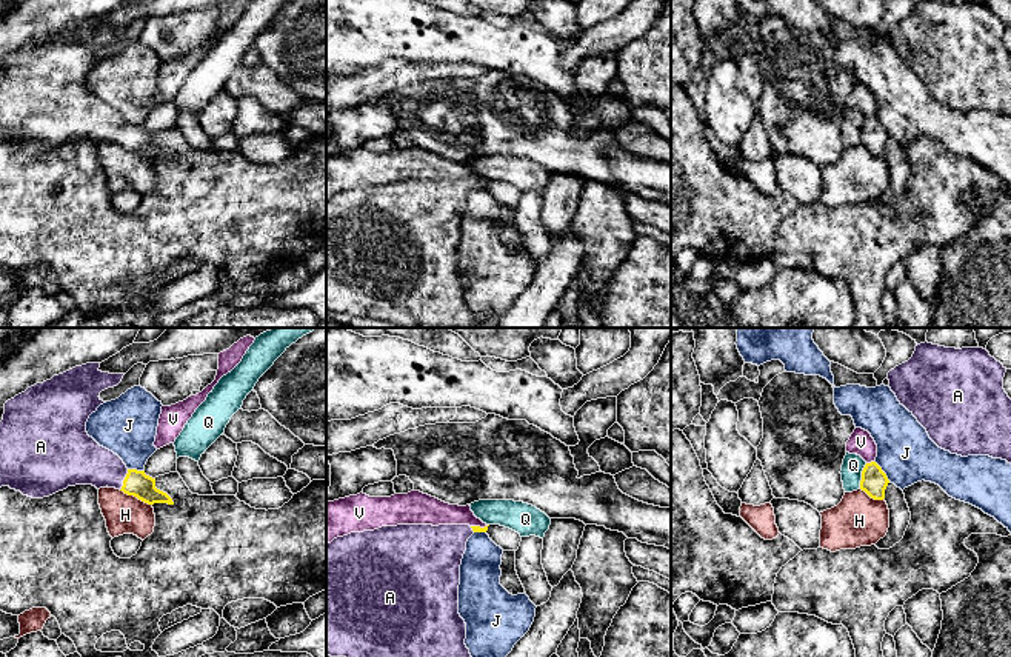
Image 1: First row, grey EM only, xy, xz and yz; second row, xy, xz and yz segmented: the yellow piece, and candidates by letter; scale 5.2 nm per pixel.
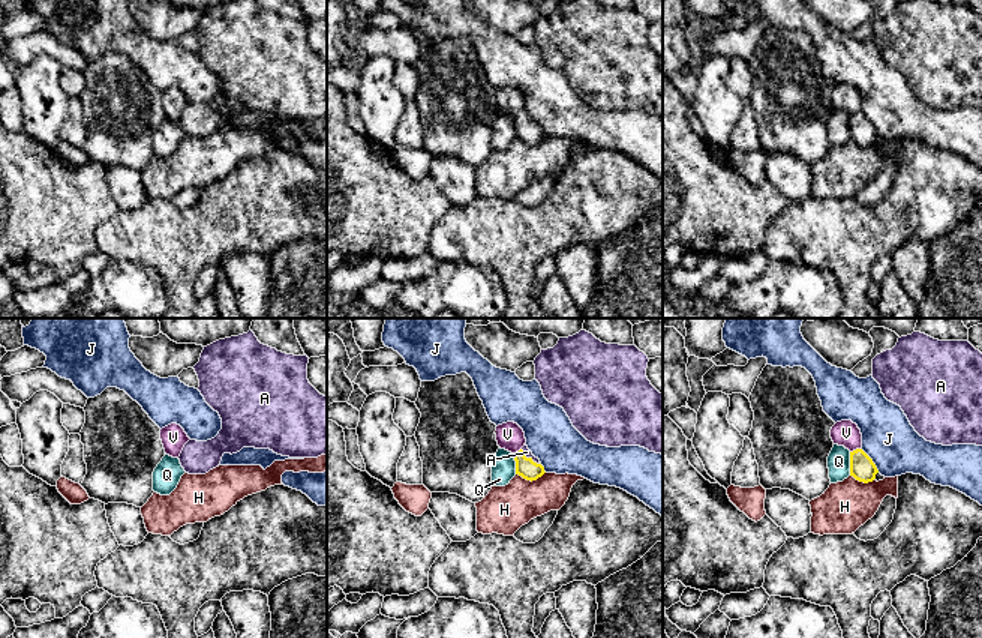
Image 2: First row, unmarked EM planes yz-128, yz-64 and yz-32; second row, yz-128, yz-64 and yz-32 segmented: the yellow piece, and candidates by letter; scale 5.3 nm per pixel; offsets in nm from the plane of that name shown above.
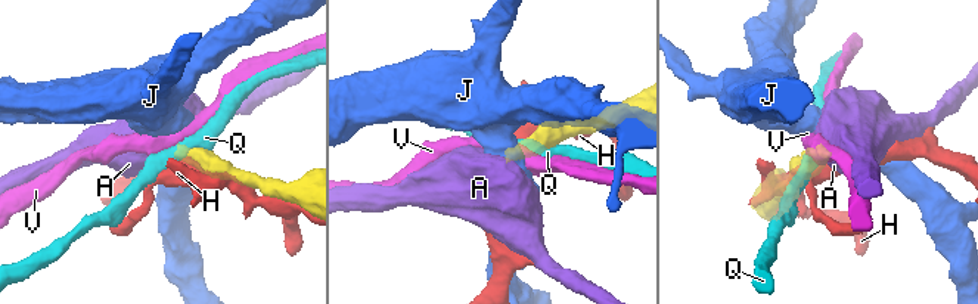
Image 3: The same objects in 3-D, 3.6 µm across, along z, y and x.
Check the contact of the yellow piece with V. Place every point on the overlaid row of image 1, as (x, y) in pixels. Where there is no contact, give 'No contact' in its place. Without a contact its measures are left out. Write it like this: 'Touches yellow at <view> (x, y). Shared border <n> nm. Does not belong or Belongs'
Touches yellow at yz (871, 462). Shared border 50 nm. Does not belong

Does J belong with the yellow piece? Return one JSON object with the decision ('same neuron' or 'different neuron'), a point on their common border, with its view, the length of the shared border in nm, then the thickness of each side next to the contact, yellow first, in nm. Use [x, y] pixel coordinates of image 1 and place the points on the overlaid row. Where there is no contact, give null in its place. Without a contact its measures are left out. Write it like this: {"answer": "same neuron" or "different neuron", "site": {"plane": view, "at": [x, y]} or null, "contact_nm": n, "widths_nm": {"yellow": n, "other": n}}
{"answer": "different neuron", "site": {"plane": "yz", "at": [882, 471]}, "contact_nm": 130, "widths_nm": {"yellow": 140, "other": 300}}

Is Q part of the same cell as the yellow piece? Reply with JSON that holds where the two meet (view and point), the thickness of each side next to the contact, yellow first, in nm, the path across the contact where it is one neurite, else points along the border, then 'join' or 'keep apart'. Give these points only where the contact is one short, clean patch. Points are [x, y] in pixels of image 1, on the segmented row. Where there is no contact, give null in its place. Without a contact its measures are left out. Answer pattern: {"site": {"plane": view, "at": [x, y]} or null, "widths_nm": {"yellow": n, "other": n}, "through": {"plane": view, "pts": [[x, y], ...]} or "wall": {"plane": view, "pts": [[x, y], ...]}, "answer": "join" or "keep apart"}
{"site": {"plane": "yz", "at": [862, 476]}, "widths_nm": {"yellow": 140, "other": 110}, "wall": {"plane": "yz", "pts": [[867, 463], [859, 488]]}, "answer": "keep apart"}

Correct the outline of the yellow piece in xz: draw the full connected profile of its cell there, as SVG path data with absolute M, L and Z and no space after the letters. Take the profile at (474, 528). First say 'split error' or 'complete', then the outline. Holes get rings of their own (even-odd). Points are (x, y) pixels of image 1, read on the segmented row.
split error; M397 525L326 545L326 655L471 657L459 614L466 542L488 526Z

